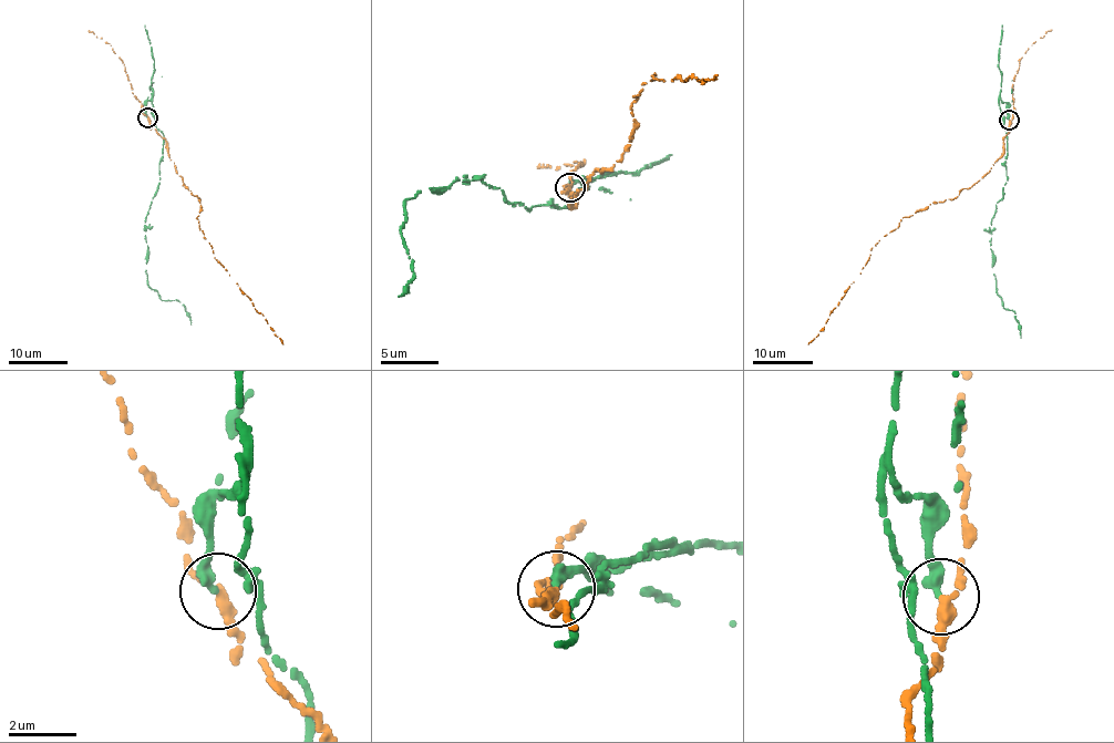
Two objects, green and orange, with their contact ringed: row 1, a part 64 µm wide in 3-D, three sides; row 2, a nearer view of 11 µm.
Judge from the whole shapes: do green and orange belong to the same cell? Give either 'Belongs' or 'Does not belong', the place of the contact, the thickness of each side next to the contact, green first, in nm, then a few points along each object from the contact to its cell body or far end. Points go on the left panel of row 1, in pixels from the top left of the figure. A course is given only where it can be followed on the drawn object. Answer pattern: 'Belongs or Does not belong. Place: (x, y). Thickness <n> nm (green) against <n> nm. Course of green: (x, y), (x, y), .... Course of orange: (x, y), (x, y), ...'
Does not belong. Place: (147, 117). Thickness 320 nm (green) against 240 nm. Course of green: (147, 116), (151, 100), (164, 150), (157, 191), (144, 219), (147, 285), (163, 300), (181, 301), (191, 324). Course of orange: (147, 116), (152, 129), (164, 140), (185, 187), (198, 196), (200, 207), (196, 218), (218, 261), (284, 343)

